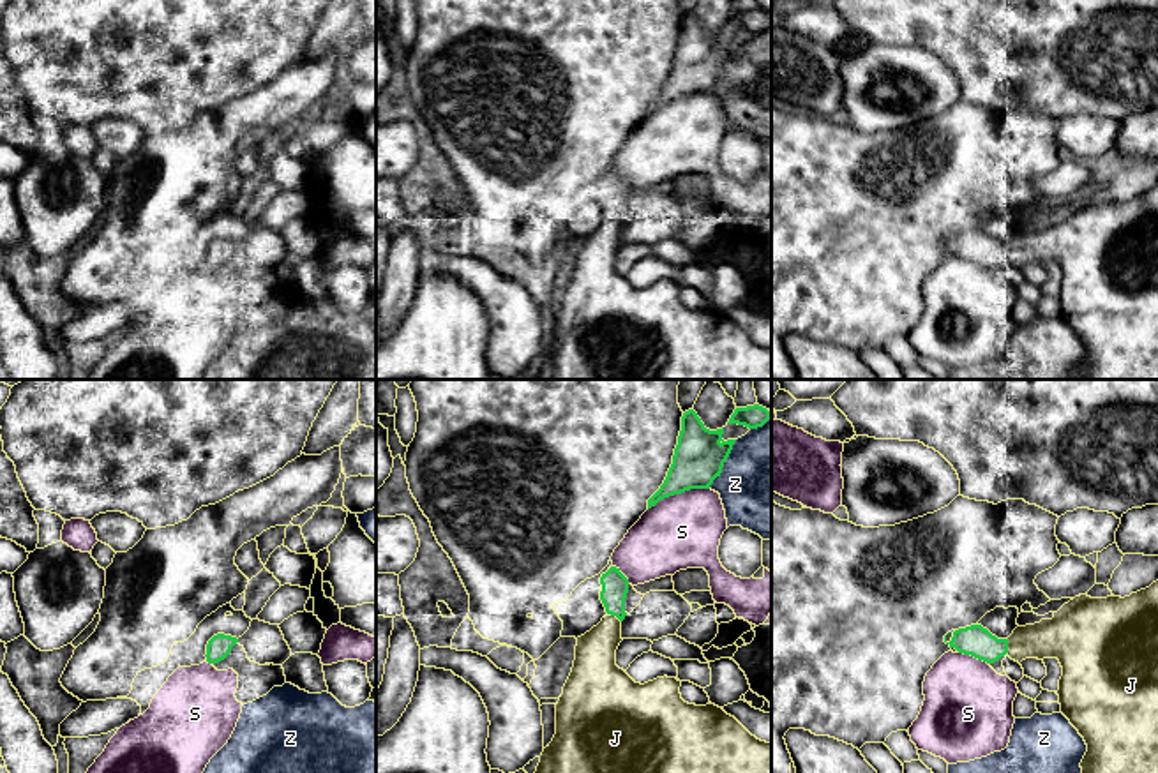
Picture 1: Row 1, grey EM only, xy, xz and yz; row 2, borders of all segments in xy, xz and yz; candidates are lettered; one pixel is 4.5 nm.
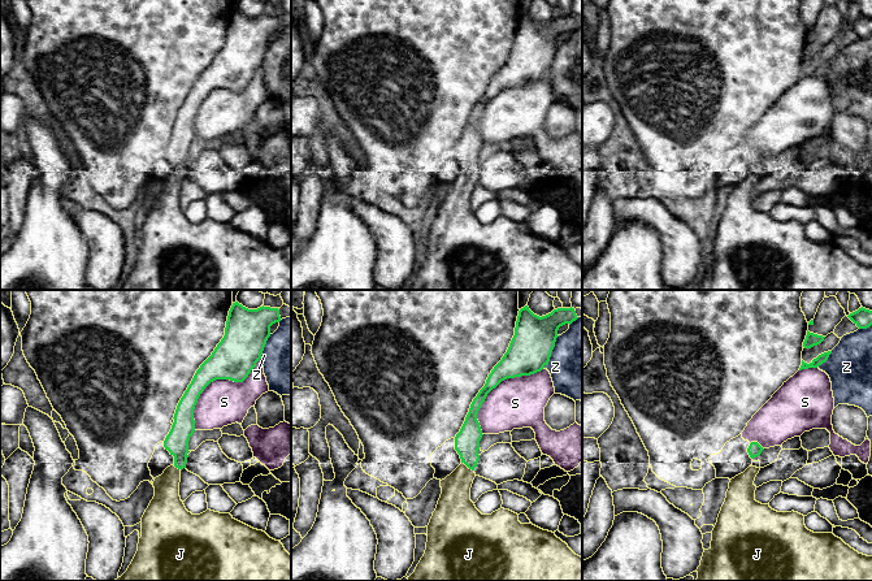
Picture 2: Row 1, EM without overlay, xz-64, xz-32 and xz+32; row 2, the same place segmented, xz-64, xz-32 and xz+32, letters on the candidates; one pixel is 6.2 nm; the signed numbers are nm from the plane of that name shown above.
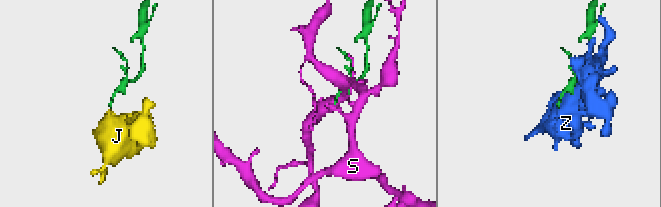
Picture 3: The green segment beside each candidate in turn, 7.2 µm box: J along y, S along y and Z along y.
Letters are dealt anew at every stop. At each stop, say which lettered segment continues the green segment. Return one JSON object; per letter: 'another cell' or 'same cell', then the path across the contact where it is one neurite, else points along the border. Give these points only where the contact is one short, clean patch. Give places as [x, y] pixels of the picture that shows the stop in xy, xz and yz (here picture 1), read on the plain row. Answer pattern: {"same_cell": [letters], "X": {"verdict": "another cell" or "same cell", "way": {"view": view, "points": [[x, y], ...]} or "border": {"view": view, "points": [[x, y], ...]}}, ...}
{"same_cell": ["J"], "J": {"verdict": "same cell"}, "S": {"verdict": "another cell"}, "Z": {"verdict": "another cell"}}

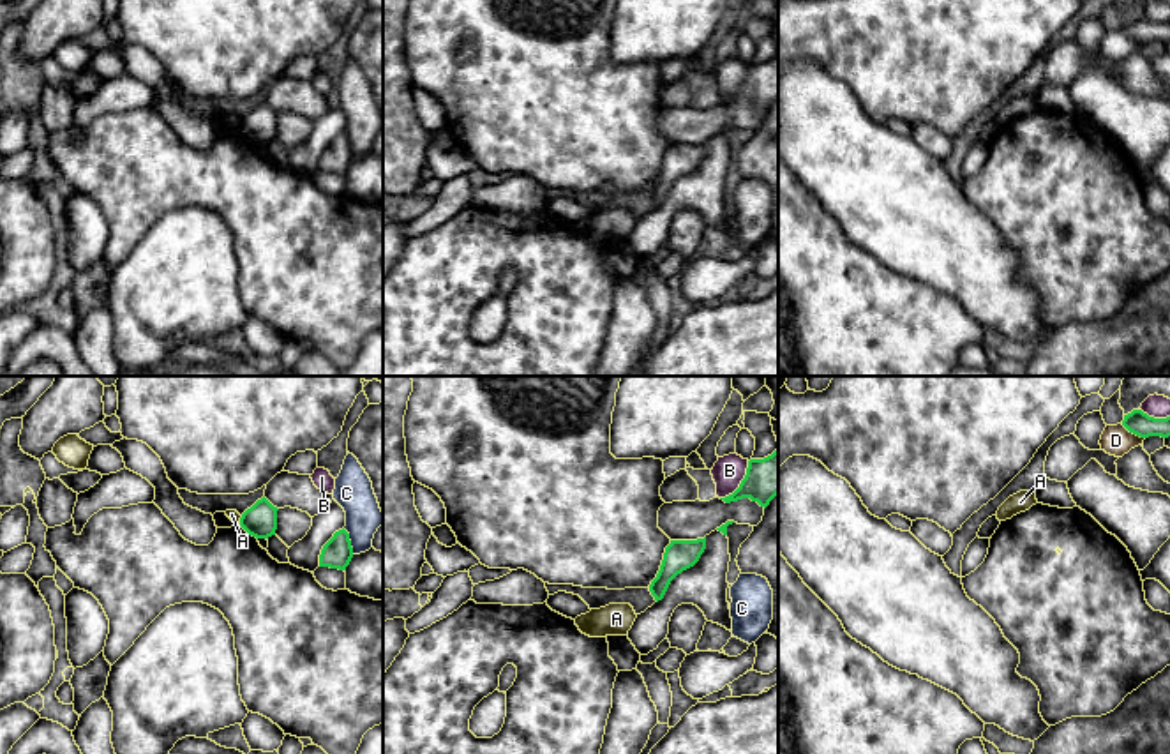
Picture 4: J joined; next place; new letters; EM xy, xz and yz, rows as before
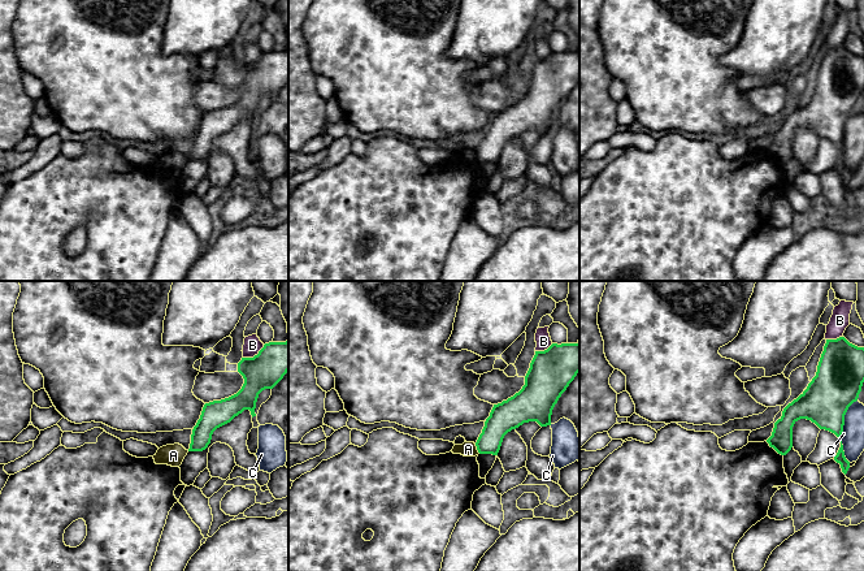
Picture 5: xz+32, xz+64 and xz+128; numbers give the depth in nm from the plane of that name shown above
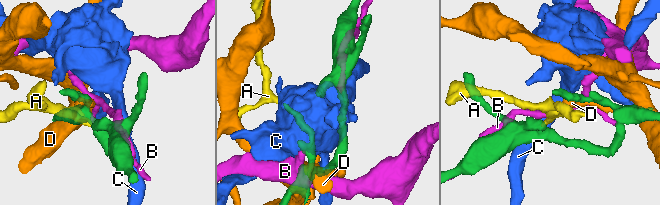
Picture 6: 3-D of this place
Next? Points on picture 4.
{"same_cell": [], "A": {"verdict": "another cell", "border": {"view": "xy", "points": [[242, 120], [239, 126]]}}, "B": {"verdict": "another cell"}, "C": {"verdict": "another cell", "border": {"view": "xy", "points": [[343, 133], [348, 138], [353, 158]]}}, "D": {"verdict": "another cell"}}

